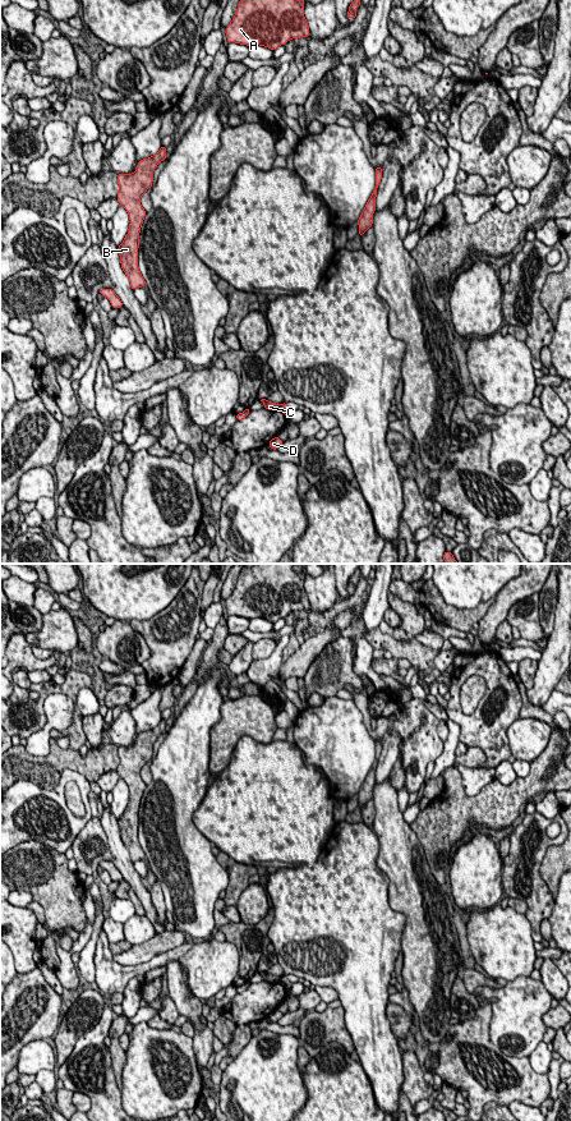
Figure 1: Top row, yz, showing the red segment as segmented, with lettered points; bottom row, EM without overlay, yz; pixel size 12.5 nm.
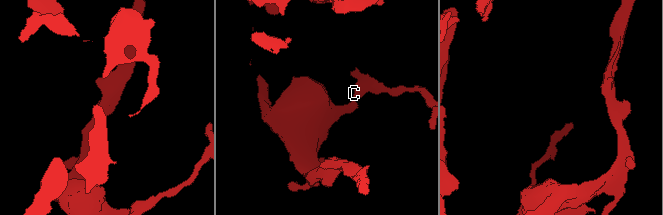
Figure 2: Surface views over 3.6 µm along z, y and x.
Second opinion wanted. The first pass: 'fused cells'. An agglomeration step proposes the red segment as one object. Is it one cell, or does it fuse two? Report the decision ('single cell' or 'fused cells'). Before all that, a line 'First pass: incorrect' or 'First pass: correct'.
First pass: correct
fused cells

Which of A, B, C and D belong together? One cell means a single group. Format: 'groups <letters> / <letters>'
groups A B D / C

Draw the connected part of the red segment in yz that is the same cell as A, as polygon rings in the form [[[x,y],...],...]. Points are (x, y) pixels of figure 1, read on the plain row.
[[[253,564],[244,566],[230,597],[226,599],[229,616],[249,620],[259,617],[278,621],[293,611],[310,607],[304,589],[304,571],[295,573],[295,564]]]

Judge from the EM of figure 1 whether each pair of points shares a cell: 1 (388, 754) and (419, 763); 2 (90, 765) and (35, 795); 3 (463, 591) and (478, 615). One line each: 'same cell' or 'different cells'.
1: different cells
2: different cells
3: different cells

